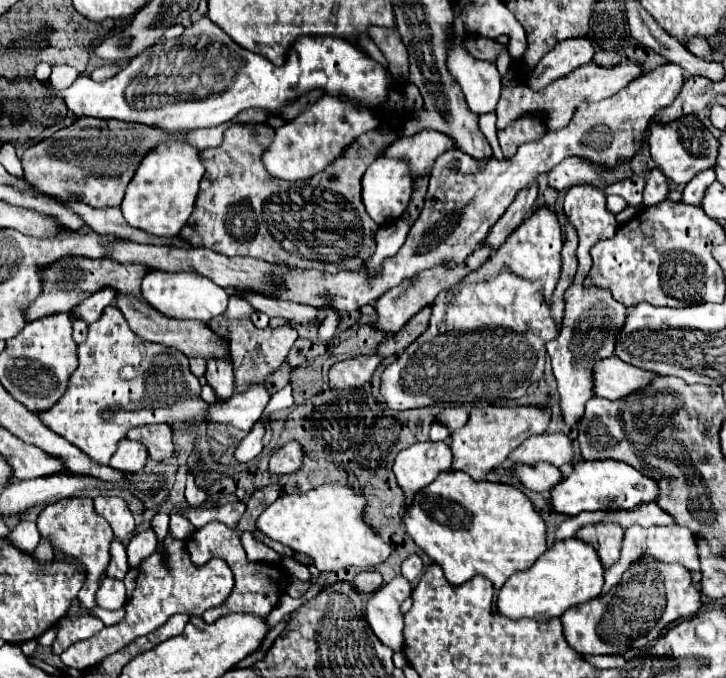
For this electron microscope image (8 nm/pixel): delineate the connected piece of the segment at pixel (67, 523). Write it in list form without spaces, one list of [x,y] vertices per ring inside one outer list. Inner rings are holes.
[[[70,497],[70,499],[58,501],[52,507],[44,507],[36,519],[36,525],[42,539],[48,539],[54,549],[58,549],[62,555],[82,565],[86,573],[86,581],[84,581],[82,591],[78,593],[78,599],[84,607],[94,607],[96,605],[94,595],[106,573],[106,567],[110,561],[110,543],[114,537],[108,521],[104,521],[104,517],[100,517],[94,511],[90,497]]]

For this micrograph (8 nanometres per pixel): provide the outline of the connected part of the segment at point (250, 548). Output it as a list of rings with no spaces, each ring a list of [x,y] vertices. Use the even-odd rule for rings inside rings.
[[[250,532],[242,534],[241,542],[250,561],[280,563],[282,560],[282,557],[277,552],[266,546],[263,542],[256,540]]]

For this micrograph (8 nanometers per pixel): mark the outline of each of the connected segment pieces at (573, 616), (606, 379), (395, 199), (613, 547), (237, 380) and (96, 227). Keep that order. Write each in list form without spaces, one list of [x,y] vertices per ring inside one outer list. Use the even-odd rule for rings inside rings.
[[[644,555],[606,597],[568,609],[560,619],[566,643],[574,651],[608,655],[650,645],[670,623],[692,617],[700,607],[700,591],[692,585],[688,569],[682,565],[662,565]]]
[[[612,355],[596,365],[594,389],[598,397],[616,401],[620,397],[628,397],[628,393],[632,391],[646,389],[652,383],[652,377],[654,373],[628,365]]]
[[[378,159],[362,177],[362,201],[368,215],[378,223],[398,219],[412,195],[410,169],[404,161]]]
[[[602,523],[600,525],[586,525],[576,531],[576,537],[580,541],[596,547],[600,563],[606,569],[612,567],[620,557],[622,535],[624,535],[624,529],[620,525],[602,525]]]
[[[214,317],[210,323],[210,329],[218,331],[220,335],[230,337],[230,353],[232,353],[232,367],[234,367],[234,385],[236,387],[250,387],[264,383],[288,357],[288,351],[292,349],[296,341],[296,329],[282,325],[282,327],[266,327],[258,329],[252,321],[224,321],[224,317]]]
[[[68,199],[68,201],[60,201],[60,205],[68,205],[72,209],[72,213],[80,215],[84,219],[84,225],[90,227],[94,233],[112,233],[120,239],[128,239],[128,241],[136,241],[136,243],[172,243],[172,245],[184,245],[178,237],[172,239],[160,239],[160,237],[152,237],[140,229],[130,227],[124,217],[122,211],[118,207],[108,207],[108,209],[92,209],[90,205],[84,205],[78,199]]]

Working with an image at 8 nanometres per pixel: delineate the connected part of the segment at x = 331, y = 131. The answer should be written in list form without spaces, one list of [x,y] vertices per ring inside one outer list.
[[[322,95],[312,107],[276,129],[276,137],[264,153],[264,167],[272,177],[298,181],[320,173],[330,161],[340,155],[348,143],[352,143],[364,131],[372,131],[380,123],[380,117],[370,109],[356,109],[336,97]]]

